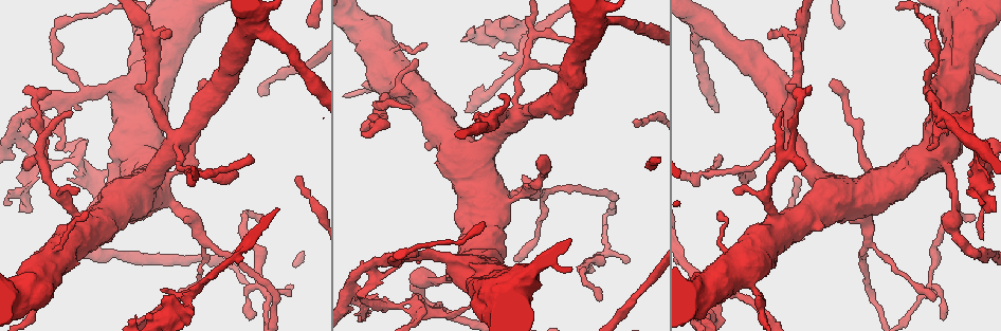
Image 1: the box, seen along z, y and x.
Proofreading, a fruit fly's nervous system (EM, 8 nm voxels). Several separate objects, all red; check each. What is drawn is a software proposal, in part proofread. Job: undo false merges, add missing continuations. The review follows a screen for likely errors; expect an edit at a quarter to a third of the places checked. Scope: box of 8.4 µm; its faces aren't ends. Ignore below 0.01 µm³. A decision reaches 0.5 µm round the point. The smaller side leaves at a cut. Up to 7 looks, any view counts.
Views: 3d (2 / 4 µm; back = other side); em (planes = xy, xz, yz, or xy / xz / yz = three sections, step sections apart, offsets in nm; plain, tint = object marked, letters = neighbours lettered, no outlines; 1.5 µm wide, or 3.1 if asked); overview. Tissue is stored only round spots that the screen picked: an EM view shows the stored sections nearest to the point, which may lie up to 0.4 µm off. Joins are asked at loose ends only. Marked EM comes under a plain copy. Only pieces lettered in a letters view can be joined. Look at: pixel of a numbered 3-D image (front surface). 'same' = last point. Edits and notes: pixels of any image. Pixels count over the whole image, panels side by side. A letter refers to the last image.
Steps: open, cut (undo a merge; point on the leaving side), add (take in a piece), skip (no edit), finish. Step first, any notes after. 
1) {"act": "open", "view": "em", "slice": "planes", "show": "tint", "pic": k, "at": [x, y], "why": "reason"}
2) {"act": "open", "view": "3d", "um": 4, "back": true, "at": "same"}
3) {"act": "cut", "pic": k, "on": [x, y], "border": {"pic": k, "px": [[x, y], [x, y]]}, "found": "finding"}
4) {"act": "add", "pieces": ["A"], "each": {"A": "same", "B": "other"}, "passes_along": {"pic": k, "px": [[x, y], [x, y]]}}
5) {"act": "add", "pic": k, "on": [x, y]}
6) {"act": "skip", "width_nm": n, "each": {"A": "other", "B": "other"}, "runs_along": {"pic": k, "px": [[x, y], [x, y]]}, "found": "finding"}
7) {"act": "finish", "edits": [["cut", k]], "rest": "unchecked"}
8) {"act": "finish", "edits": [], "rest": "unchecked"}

{"act": "open", "view": "3d", "um": 2, "back": true, "pic": 1, "at": [175, 295], "why": "an open end"}

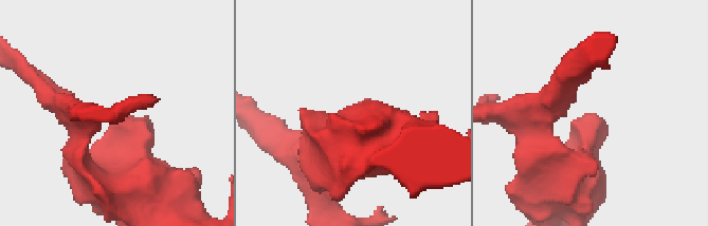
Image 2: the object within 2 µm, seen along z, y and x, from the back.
{"act": "open", "view": "em", "slice": "xy", "step": 8, "show": "letters", "pic": 2, "at": [573, 122]}

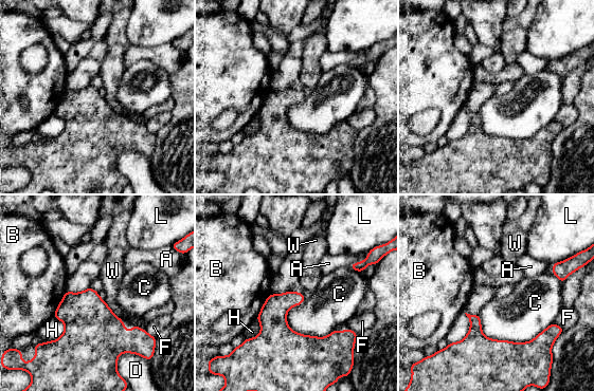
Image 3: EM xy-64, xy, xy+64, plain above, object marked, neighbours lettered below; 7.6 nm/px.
{"act": "open", "view": "em", "slice": "planes", "show": "letters", "at": "same"}

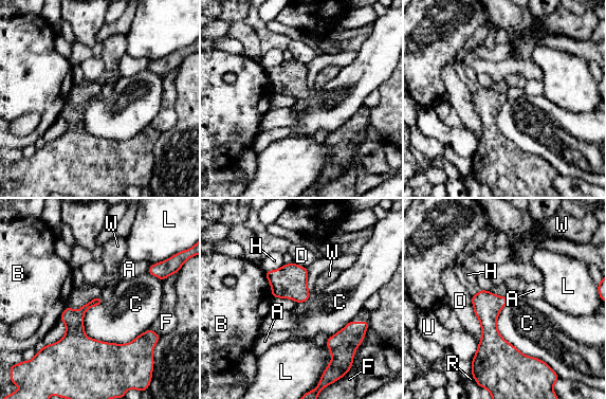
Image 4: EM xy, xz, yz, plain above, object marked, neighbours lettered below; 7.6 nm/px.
{"act": "skip", "each": {"A": "other", "B": "other", "C": "other", "D": "other", "F": "other", "H": "other", "L": "other", "R": "other", "U": "other", "W": "other"}, "found": "none of them fits"}

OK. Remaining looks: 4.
{"act": "open", "view": "em", "slice": "planes", "show": "letters", "pic": 1, "at": [972, 218], "why": "end of a long branch"}

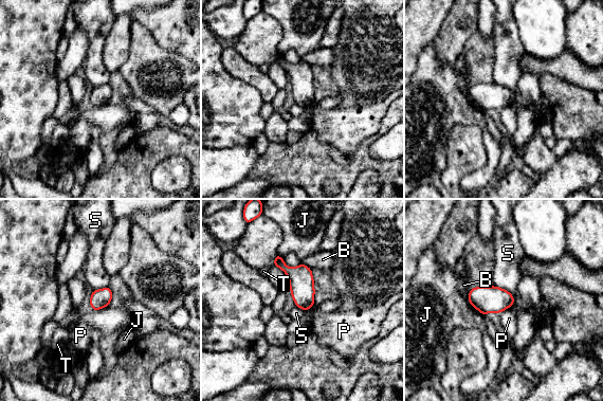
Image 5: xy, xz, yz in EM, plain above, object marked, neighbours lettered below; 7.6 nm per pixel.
{"act": "skip", "width_nm": 140, "each": {"B": "other", "J": "other", "P": "other", "S": "other", "T": "other"}, "border": {"pic": 5, "px": [[108, 305], [92, 310]]}, "found": "none of them fits"}

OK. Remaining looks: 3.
{"act": "open", "view": "3d", "um": 2, "pic": 1, "at": [426, 254], "why": "four arms meet"}

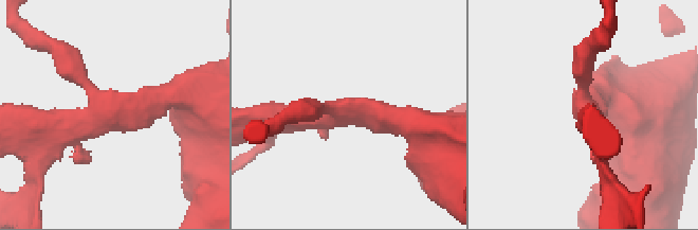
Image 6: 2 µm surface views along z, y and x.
{"act": "open", "view": "em", "slice": "planes", "show": "tint", "pic": 6, "at": [583, 104], "arms": 4}

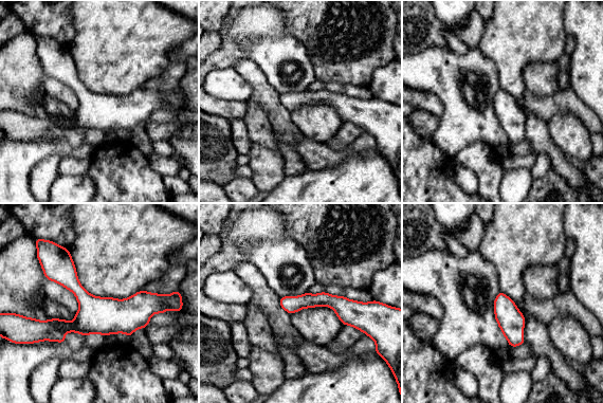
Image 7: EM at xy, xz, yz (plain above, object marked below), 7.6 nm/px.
{"act": "open", "view": "em", "slice": "planes", "show": "letters", "at": "same", "why": "see the neighbours"}

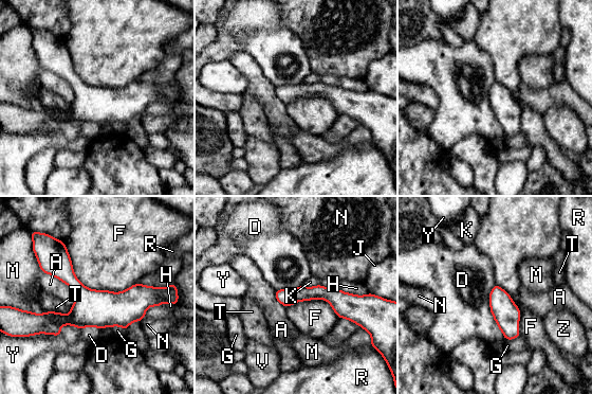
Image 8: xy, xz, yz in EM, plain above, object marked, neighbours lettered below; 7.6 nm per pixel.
{"act": "skip", "each": {"A": "other", "D": "other", "F": "other", "G": "other", "H": "other", "J": "other", "K": "other", "M": "other", "N": "other", "R": "other", "T": "other", "V": "other", "Y": "other", "Z": "other"}, "runs_along": {"pic": 8, "px": [[174, 290], [123, 308], [52, 315]]}, "found": "continuous, no second neuron"}

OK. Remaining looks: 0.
{"act": "finish", "edits": [], "rest": "unchecked"}

